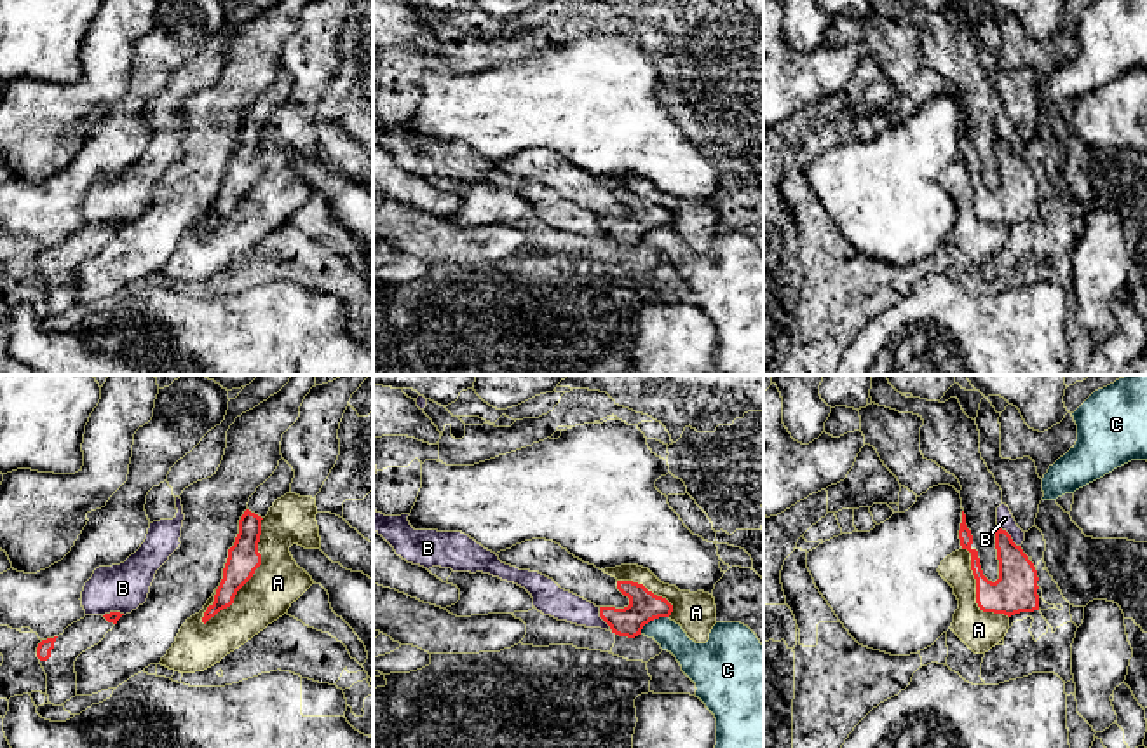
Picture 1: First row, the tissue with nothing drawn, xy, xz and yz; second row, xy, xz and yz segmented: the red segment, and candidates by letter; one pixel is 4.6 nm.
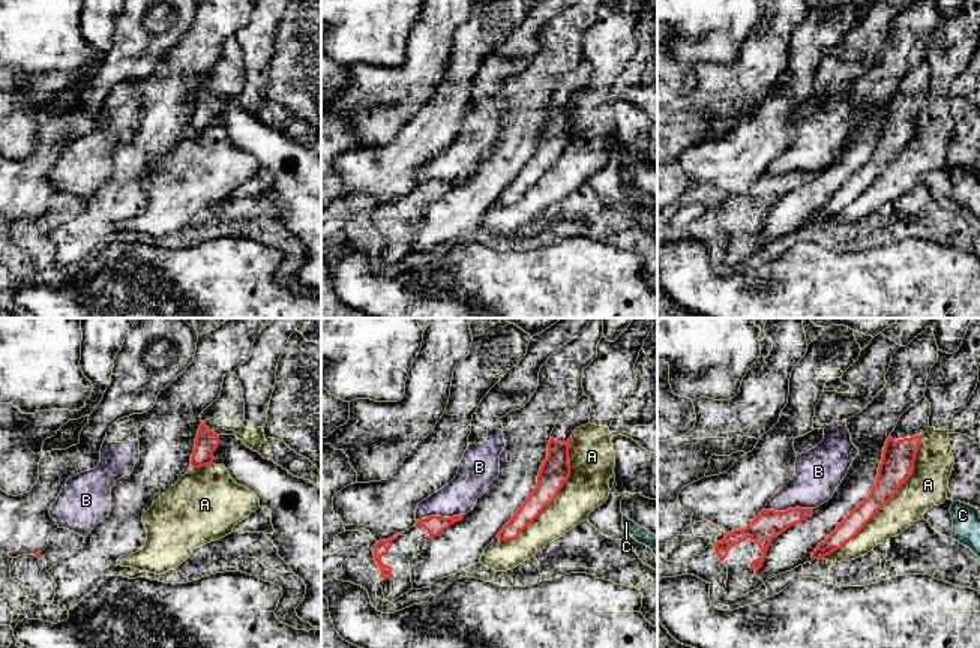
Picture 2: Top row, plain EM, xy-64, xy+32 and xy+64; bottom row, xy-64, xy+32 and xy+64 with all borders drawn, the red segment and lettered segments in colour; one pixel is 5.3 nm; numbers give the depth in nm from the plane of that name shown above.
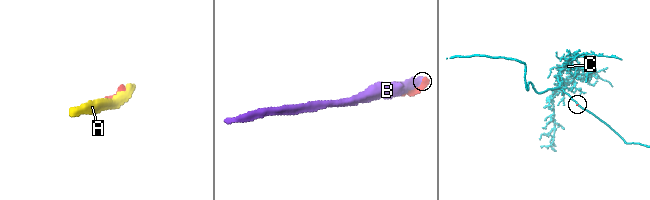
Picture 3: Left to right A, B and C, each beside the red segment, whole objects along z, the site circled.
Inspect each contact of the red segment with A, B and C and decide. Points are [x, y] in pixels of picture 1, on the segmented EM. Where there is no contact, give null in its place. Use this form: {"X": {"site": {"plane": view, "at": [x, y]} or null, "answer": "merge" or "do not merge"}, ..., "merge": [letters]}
{"A": {"site": {"plane": "xy", "at": [253, 572]}, "answer": "do not merge"}, "B": {"site": {"plane": "yz", "at": [1010, 536]}, "answer": "do not merge"}, "C": {"site": {"plane": "xz", "at": [652, 619]}, "answer": "do not merge"}, "merge": []}

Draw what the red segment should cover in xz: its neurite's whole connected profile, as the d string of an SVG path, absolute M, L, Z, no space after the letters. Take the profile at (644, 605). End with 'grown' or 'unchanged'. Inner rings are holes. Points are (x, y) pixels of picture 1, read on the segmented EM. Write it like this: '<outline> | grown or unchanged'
M617 581L617 589L629 598L624 609L600 607L600 617L619 636L635 638L645 624L659 617L669 617L673 605L633 581Z | unchanged

